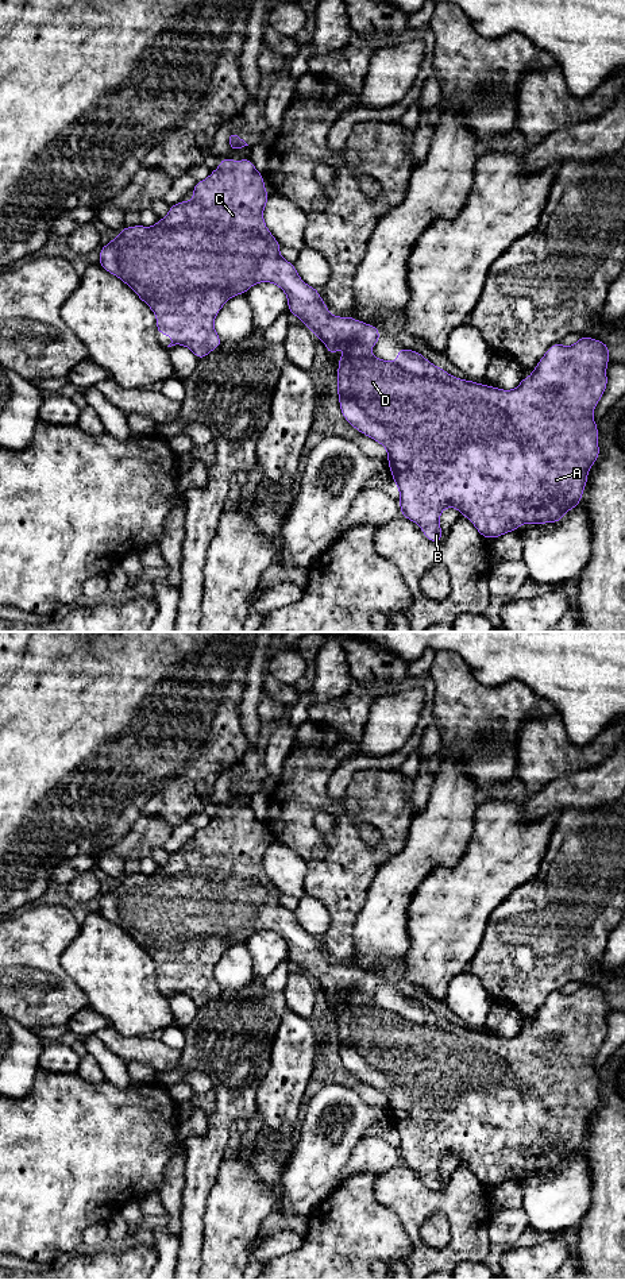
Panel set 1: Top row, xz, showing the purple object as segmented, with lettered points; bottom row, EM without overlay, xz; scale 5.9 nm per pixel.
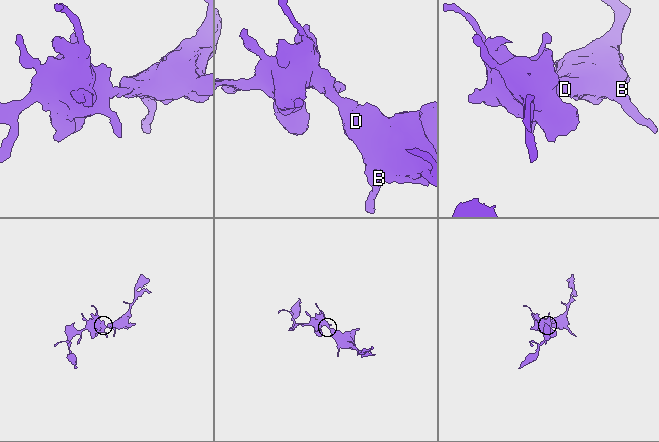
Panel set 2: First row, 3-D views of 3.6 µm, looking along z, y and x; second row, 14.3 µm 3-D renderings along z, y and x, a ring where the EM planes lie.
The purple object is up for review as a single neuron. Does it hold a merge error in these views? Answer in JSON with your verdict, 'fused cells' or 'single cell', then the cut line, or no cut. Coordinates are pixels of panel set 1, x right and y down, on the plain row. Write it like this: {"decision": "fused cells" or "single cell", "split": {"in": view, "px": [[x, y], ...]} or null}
{"decision": "single cell", "split": null}

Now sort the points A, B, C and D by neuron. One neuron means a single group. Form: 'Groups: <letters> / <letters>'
Groups: A B C D

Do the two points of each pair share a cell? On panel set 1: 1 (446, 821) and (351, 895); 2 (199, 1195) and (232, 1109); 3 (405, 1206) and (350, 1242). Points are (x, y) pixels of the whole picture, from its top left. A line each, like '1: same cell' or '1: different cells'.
1: different cells
2: same cell
3: different cells

